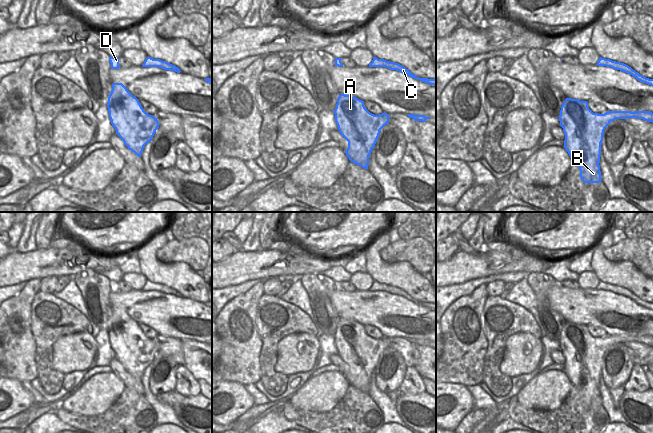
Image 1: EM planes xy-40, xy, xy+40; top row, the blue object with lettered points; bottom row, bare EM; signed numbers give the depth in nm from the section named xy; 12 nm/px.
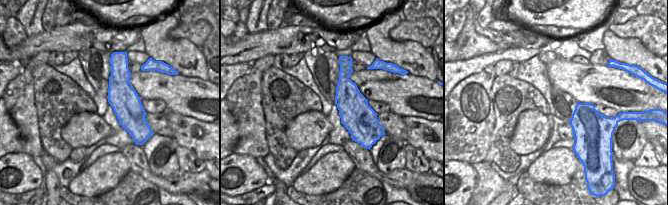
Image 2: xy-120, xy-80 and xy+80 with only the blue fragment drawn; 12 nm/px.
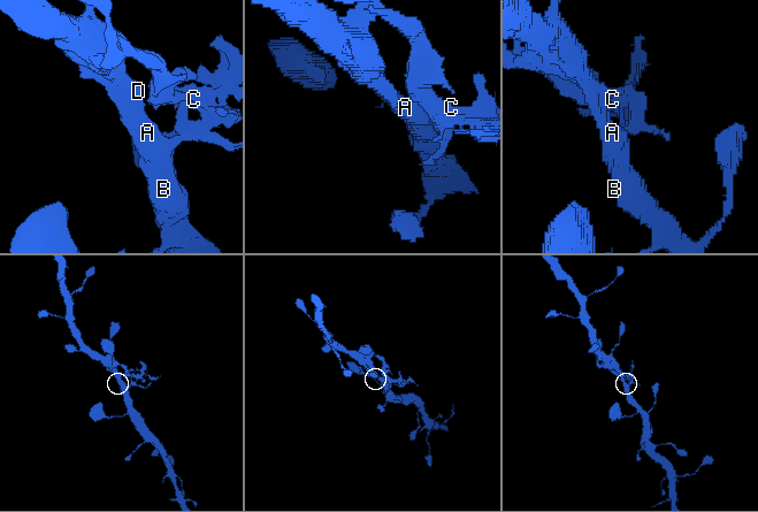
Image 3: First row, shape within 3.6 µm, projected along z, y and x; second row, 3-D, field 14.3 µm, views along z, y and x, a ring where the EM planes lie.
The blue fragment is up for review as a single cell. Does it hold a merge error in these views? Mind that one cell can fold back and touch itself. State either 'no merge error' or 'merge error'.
merge error

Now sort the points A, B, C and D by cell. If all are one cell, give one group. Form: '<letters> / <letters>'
A B D / C

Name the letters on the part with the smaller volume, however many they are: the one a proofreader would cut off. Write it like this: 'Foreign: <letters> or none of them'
Foreign: C

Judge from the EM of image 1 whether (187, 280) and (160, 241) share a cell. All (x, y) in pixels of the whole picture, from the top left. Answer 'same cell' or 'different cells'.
same cell

